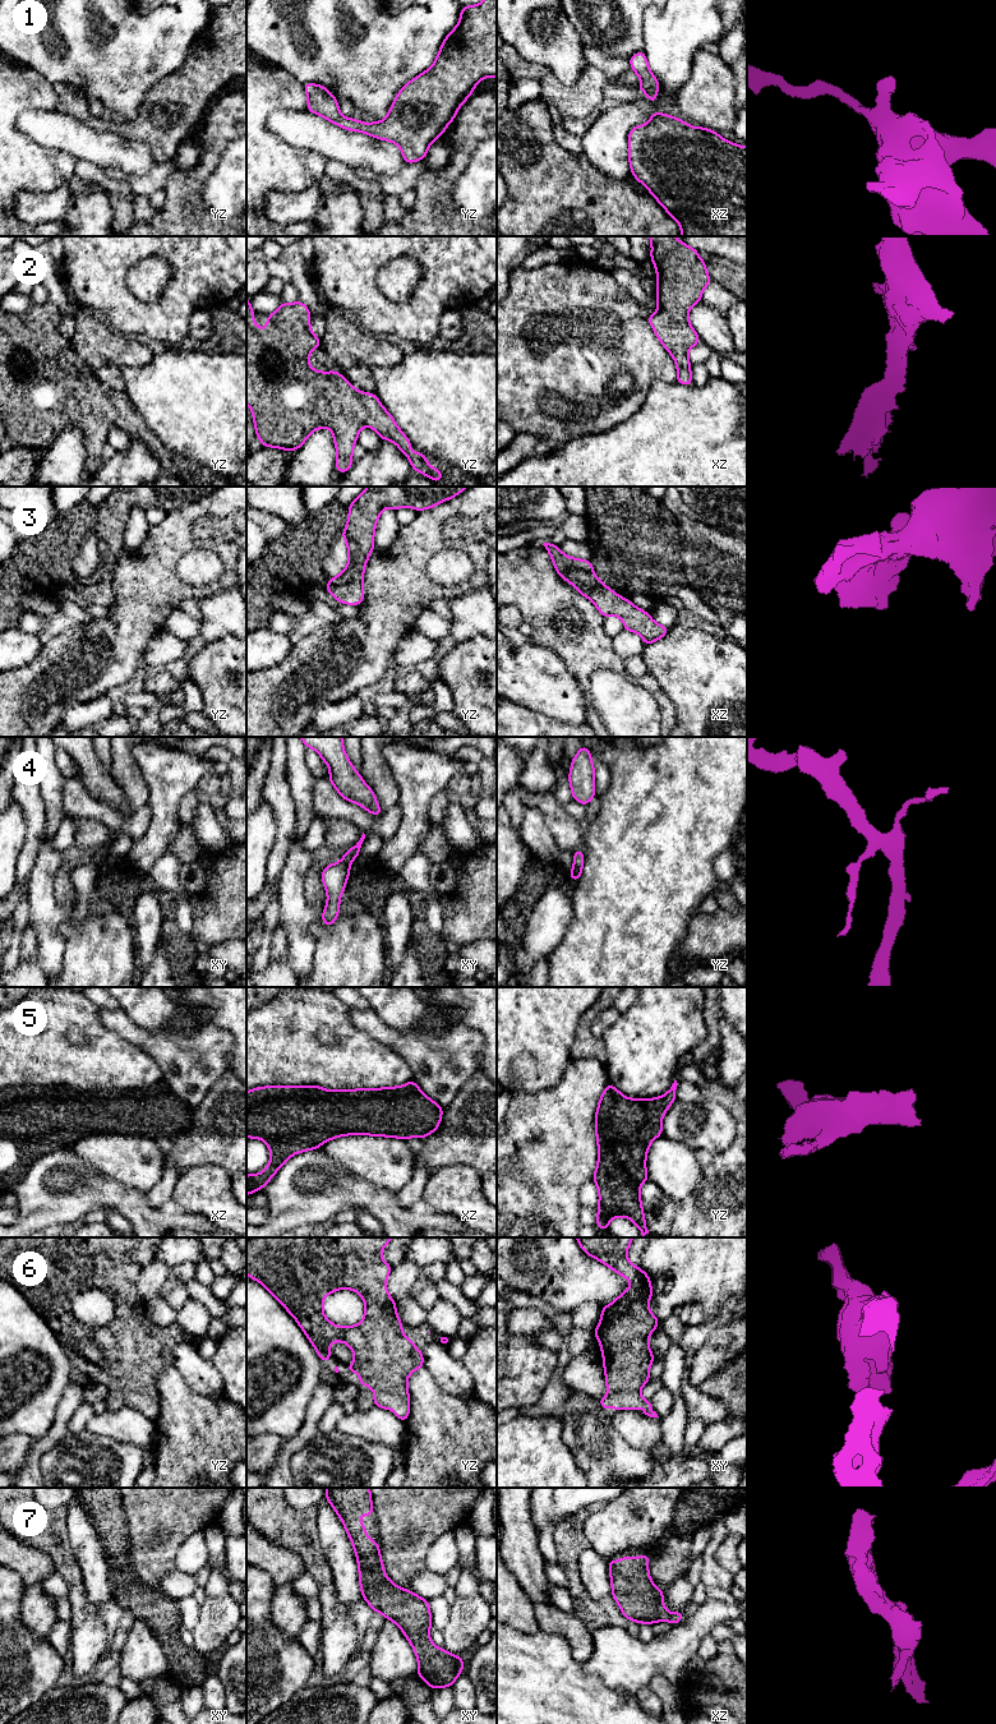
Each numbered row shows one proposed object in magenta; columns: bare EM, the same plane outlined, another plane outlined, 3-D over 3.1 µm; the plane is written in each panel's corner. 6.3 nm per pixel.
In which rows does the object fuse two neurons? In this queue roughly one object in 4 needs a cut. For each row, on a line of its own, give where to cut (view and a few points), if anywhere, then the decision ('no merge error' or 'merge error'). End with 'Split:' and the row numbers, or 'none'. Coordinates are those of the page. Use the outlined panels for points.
1: no cut | no merge error
2: no cut | no merge error
3: no cut | no merge error
4: no cut | no merge error
5: no cut | no merge error
6: no cut | no merge error
7: no cut | no merge error
Split: none

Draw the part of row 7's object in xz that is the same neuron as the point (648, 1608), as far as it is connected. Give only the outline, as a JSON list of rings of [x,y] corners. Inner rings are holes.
[[[647,1552],[632,1559],[624,1555],[623,1559],[608,1561],[612,1596],[619,1605],[622,1614],[628,1621],[640,1624],[653,1624],[655,1622],[681,1623],[683,1610],[670,1613],[663,1605],[663,1590],[654,1586],[649,1576]]]

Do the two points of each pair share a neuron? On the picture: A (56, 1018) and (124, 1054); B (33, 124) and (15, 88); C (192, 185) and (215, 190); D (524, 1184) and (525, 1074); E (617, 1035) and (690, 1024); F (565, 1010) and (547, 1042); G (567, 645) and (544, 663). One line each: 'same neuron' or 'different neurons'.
A: same neuron
B: different neurons
C: different neurons
D: different neurons
E: same neuron
F: same neuron
G: different neurons

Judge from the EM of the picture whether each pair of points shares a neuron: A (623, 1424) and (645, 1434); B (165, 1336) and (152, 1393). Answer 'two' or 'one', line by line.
A: one
B: one

